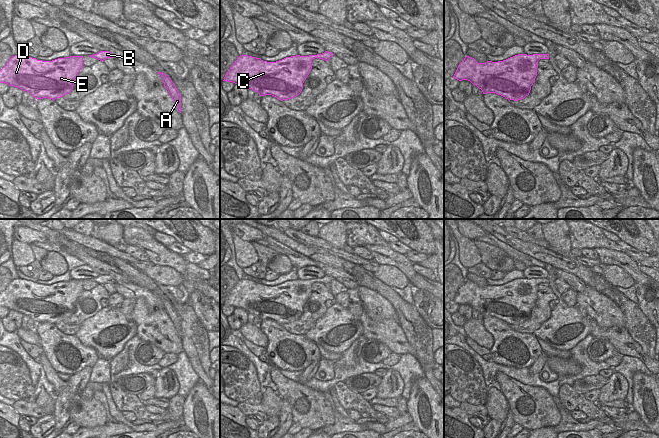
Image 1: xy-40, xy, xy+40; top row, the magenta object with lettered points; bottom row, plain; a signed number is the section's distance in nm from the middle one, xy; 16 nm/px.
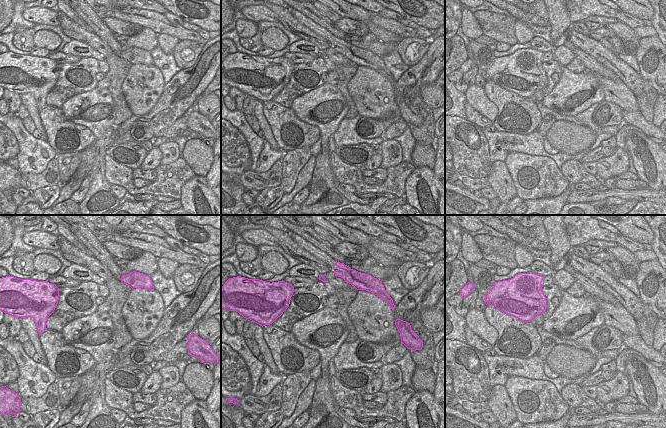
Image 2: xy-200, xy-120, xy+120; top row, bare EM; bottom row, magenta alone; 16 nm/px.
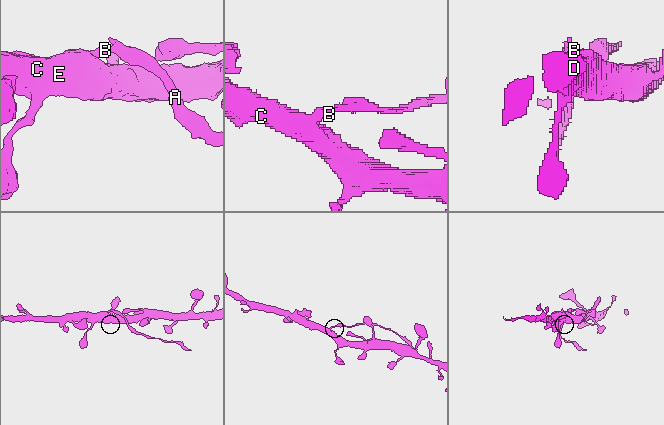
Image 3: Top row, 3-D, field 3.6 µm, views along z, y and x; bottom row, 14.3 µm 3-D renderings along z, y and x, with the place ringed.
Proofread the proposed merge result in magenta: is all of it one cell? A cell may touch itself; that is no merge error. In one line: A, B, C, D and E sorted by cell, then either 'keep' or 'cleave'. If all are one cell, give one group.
A B / C D E; cleave

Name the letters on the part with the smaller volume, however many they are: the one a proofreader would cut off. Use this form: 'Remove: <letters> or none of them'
Remove: A, B

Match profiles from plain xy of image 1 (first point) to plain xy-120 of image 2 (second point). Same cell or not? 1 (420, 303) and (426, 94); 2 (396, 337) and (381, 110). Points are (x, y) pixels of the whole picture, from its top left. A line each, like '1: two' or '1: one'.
1: one
2: one

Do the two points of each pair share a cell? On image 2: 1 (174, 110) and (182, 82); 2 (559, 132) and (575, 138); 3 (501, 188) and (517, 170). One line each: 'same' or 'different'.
1: same
2: same
3: different

